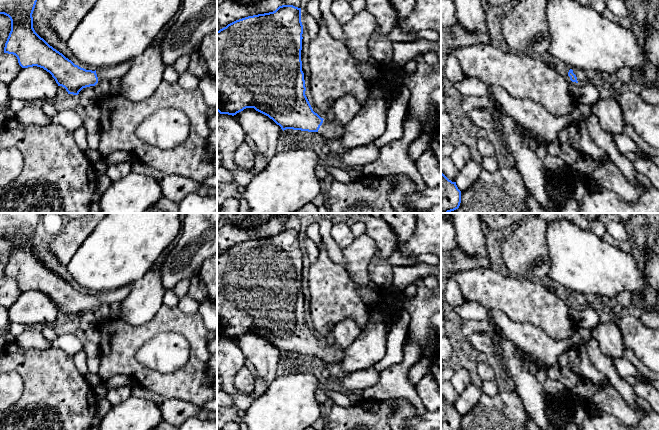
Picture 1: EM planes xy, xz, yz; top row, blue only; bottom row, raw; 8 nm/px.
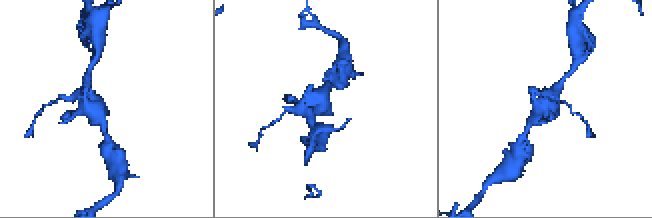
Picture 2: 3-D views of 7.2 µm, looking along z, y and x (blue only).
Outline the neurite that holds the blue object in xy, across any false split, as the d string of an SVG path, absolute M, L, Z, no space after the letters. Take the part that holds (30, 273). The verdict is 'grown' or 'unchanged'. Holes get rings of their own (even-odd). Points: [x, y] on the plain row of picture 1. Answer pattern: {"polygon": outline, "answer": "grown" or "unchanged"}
{"polygon": "M0 213L0 238L11 244L4 277L15 279L22 292L43 292L52 299L58 310L73 319L78 319L83 312L95 310L101 304L112 305L124 300L132 285L95 295L86 294L41 262L33 252L32 241L38 219L39 213Z", "answer": "grown"}

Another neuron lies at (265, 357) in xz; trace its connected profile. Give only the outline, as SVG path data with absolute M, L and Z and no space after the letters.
M246 332L233 341L254 365L257 375L269 386L277 378L277 368L283 356L281 351L254 332Z

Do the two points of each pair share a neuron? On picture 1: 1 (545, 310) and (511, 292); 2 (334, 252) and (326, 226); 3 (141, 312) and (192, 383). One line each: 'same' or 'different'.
1: same
2: same
3: different

